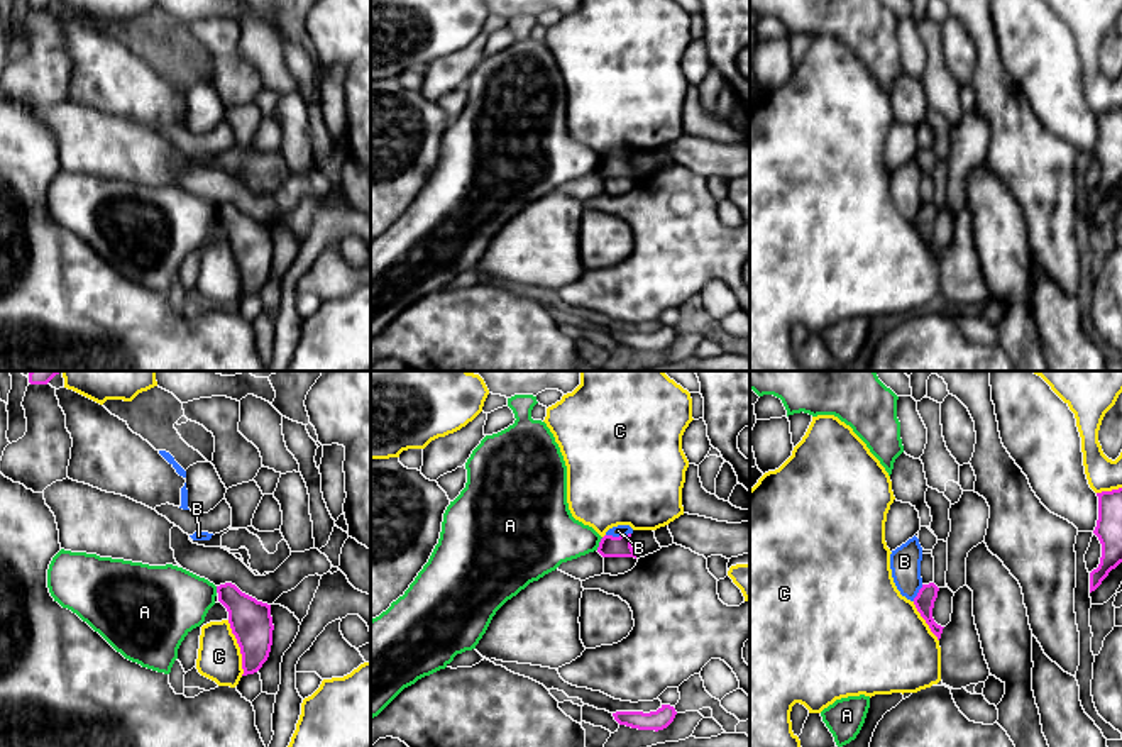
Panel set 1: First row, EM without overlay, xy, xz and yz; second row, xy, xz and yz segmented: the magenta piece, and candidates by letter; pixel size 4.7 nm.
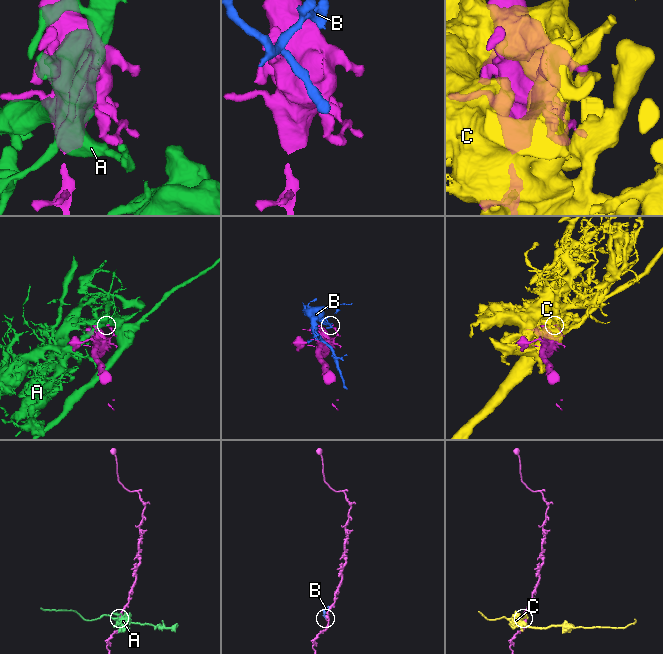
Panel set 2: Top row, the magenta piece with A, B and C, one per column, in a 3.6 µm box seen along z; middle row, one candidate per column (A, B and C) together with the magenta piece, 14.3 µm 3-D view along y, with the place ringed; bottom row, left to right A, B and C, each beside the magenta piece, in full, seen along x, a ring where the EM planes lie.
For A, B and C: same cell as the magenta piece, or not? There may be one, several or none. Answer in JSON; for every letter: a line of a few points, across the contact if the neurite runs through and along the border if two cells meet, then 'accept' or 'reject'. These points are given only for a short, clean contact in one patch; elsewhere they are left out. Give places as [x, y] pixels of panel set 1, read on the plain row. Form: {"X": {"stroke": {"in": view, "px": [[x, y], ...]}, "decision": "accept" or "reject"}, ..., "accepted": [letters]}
{"A": {"stroke": {"in": "xz", "px": [[603, 158], [596, 170]]}, "decision": "reject"}, "B": {"stroke": {"in": "xz", "px": [[630, 153], [606, 156]]}, "decision": "reject"}, "C": {"decision": "reject"}, "accepted": []}

